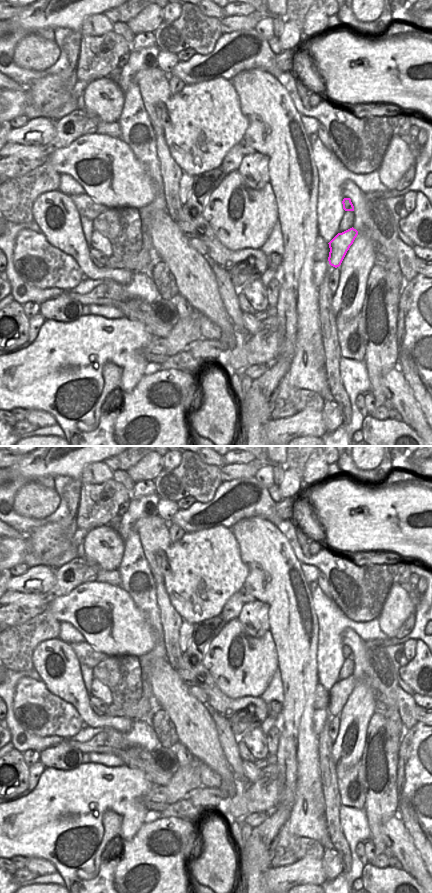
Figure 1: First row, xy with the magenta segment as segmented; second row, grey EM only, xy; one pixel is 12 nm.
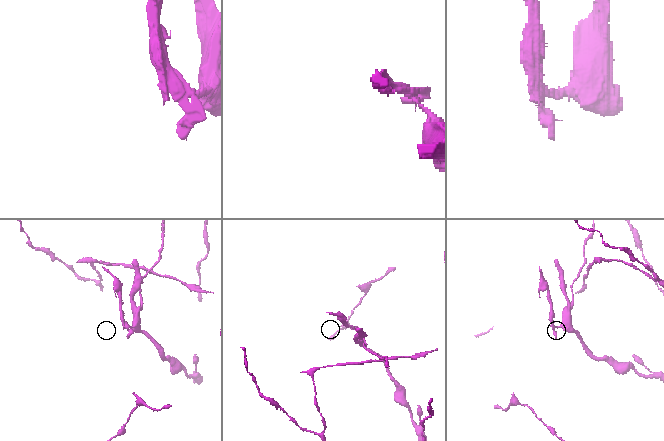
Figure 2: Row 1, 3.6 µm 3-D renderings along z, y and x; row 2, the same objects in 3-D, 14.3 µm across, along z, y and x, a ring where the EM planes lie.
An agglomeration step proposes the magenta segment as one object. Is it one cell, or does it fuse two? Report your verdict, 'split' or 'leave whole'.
split

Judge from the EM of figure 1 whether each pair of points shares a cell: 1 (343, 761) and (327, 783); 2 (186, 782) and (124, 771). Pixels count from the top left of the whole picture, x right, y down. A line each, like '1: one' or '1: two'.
1: two
2: two

